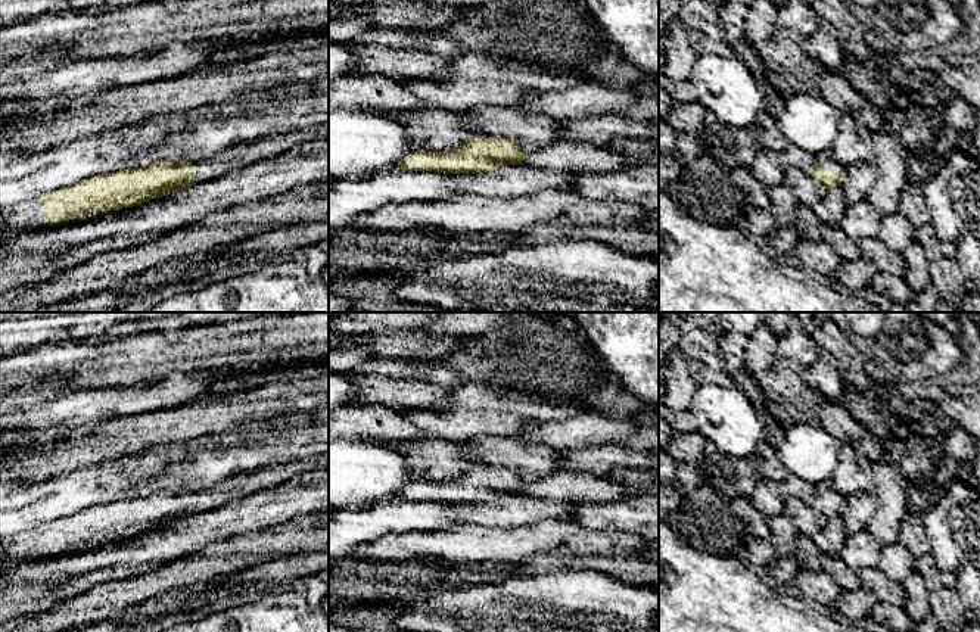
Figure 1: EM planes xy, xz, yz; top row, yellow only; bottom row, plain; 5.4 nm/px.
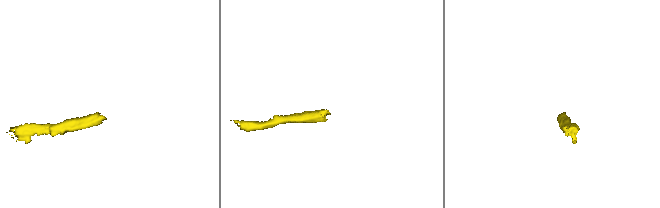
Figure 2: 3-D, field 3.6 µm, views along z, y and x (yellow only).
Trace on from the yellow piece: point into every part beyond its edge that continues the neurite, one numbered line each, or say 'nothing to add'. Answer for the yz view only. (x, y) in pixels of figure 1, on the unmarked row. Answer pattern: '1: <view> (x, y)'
1: yz (826, 488)

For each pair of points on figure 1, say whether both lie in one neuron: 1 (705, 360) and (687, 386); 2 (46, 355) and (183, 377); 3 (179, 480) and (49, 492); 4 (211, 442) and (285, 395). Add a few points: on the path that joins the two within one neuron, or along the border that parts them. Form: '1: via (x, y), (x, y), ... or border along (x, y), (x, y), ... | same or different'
1: via (699, 366), (687, 380) | same
2: border along (184, 364), (162, 373) | different
3: border along (187, 466), (177, 467), (162, 476), (152, 491) | different
4: border along (267, 420), (239, 425), (199, 438) | different

